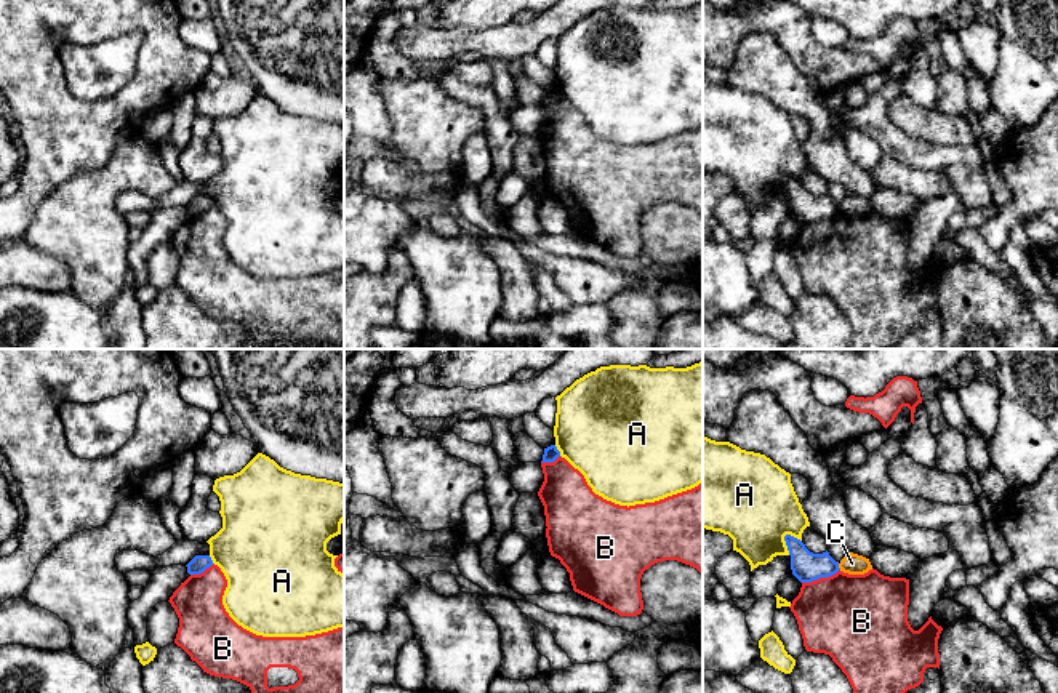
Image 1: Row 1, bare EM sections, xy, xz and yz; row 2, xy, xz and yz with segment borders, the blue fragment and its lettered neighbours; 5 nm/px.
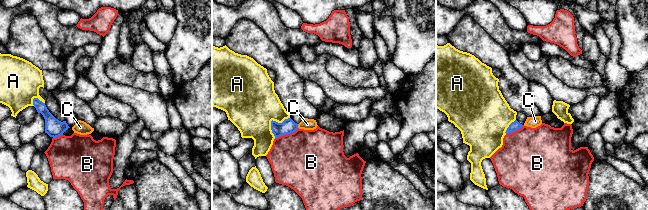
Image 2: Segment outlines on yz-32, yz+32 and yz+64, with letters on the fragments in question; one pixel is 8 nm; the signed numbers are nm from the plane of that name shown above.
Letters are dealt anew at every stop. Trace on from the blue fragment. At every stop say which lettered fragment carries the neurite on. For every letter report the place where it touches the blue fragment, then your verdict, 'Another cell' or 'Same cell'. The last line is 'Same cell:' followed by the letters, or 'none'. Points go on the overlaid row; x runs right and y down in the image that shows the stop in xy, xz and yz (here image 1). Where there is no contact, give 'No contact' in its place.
A: Touches blue at yz (786, 544). Another cell
B: Touches blue at yz (820, 576). Another cell
C: Touches blue at yz (837, 567). Another cell
Same cell: none

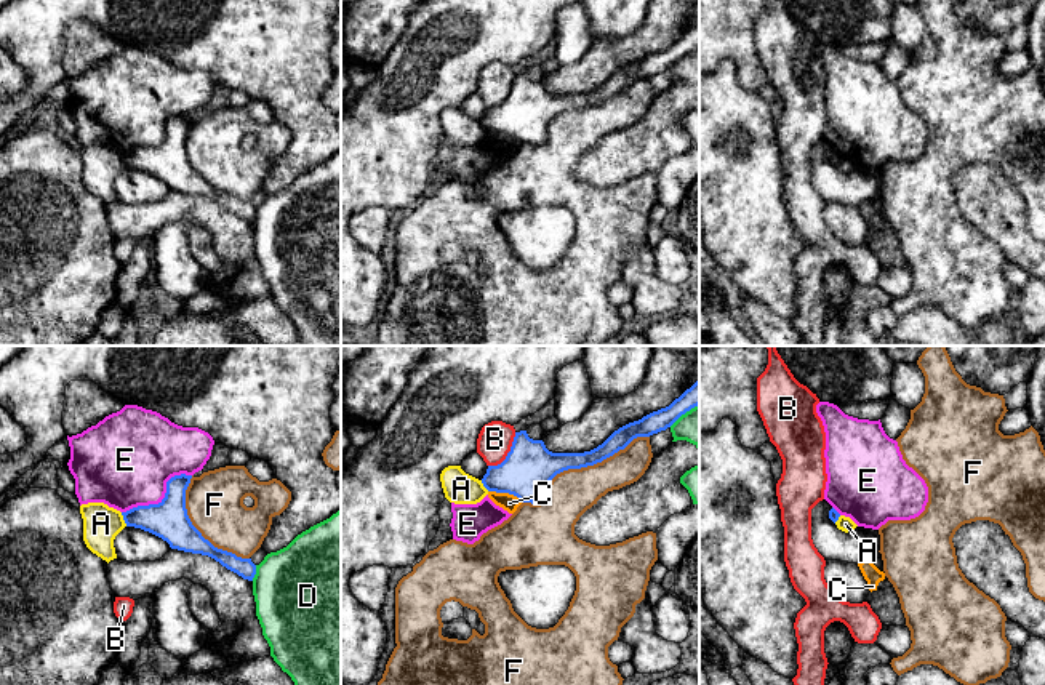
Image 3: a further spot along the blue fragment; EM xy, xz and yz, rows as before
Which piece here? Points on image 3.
A: Touches blue at xy (124, 519). Another cell
B: Touches blue at xz (508, 453). Another cell
C: Touches blue at xz (506, 492). Another cell
D: Touches blue at xy (255, 573). Another cell
E: Touches blue at xy (164, 498). Another cell
F: Touches blue at xz (580, 468). Another cell
Same cell: none

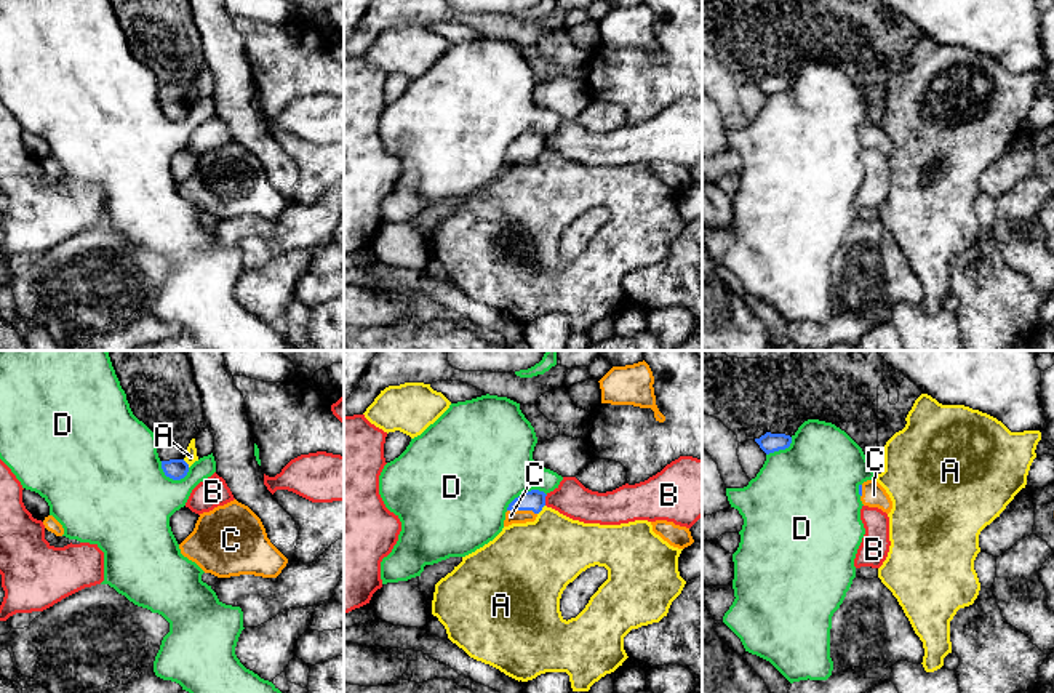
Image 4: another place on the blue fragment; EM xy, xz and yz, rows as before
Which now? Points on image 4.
A: Touches blue at xz (541, 509). Another cell
B: Touches blue at xz (544, 500). Another cell
C: Touches blue at xz (522, 509). Same cell
D: Touches blue at xz (525, 492). Another cell
Same cell: C

